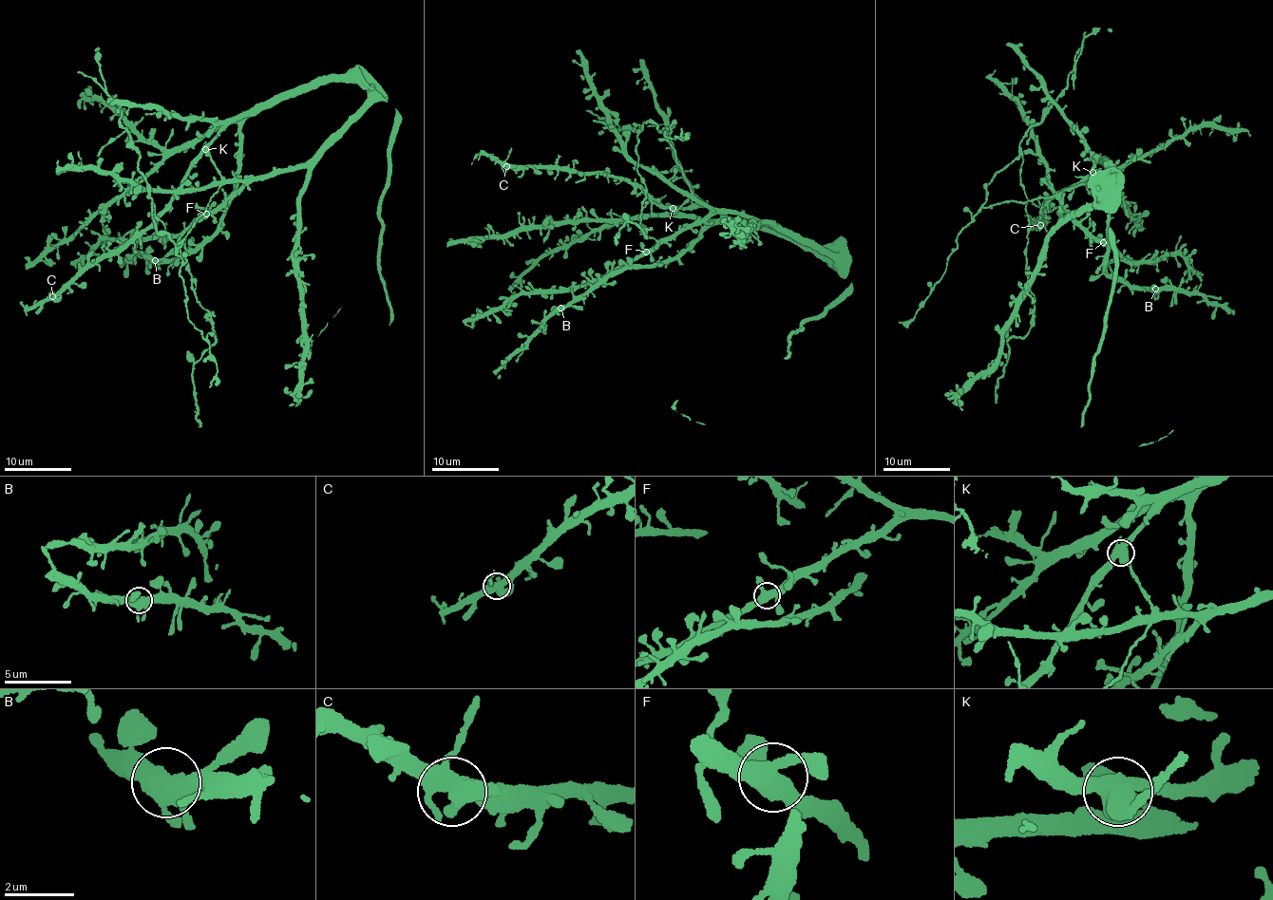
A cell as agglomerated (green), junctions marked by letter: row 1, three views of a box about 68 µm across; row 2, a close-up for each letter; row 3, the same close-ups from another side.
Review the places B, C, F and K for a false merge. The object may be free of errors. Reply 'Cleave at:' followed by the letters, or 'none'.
Cleave at: K

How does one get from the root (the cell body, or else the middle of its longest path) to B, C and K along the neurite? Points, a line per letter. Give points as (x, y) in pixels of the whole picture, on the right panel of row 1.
B: (1062, 214), (1064, 209), (1073, 224), (1121, 257), (1108, 264), (1111, 274), (1136, 287), (1155, 289)
C: (1062, 214), (1063, 192), (1085, 185), (1092, 174), (1044, 201), (1044, 222), (1040, 225)
K: (1062, 214), (1063, 192), (1087, 183), (1092, 173)

